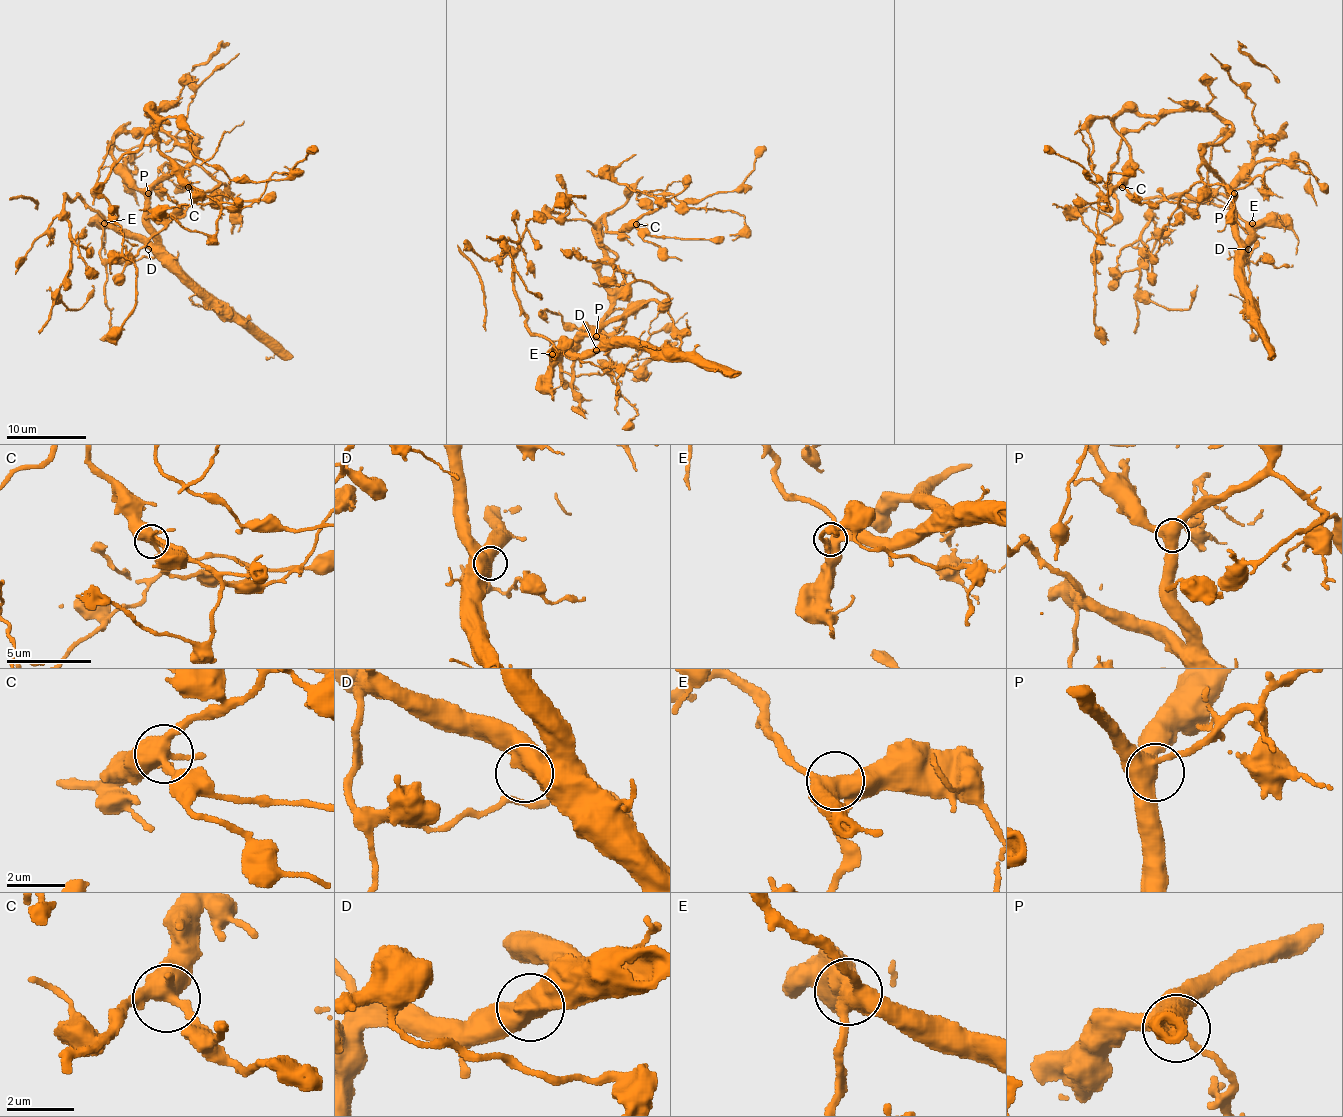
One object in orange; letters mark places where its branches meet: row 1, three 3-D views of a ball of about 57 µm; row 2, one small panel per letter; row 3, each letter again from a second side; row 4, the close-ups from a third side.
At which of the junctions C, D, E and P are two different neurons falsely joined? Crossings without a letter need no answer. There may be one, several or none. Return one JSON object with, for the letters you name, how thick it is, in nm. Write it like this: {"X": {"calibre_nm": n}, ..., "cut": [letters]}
{"cut": []}

